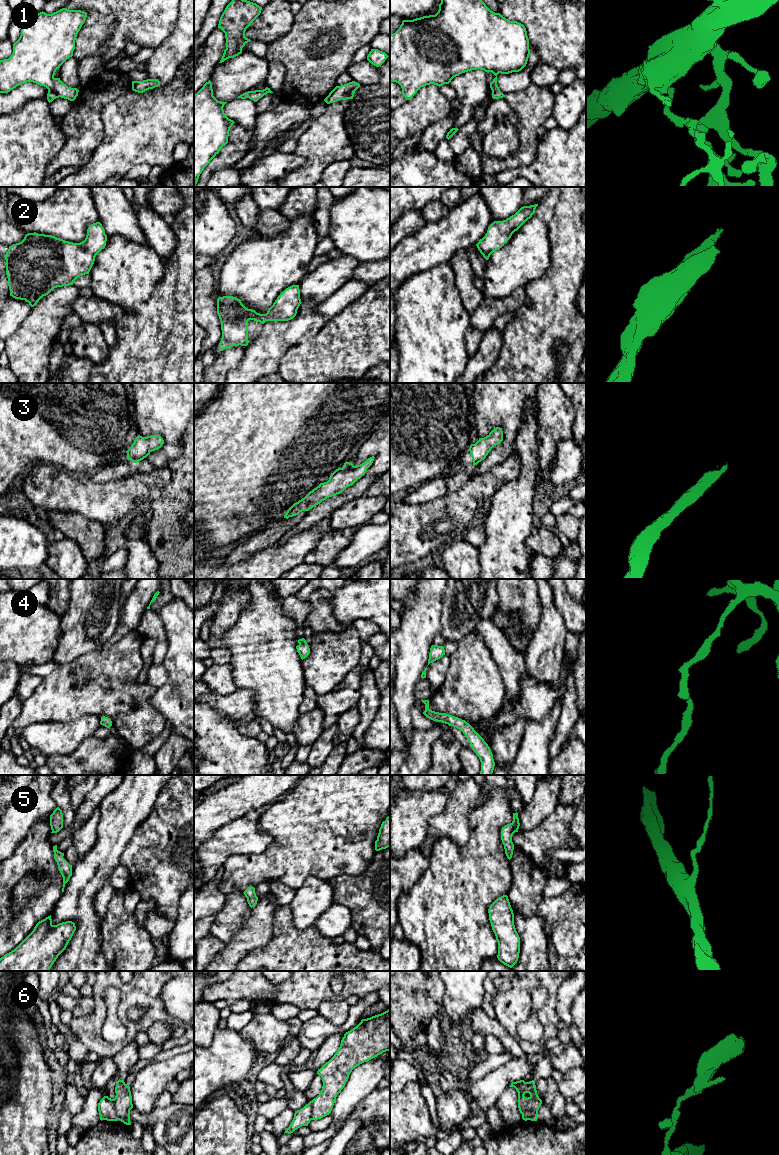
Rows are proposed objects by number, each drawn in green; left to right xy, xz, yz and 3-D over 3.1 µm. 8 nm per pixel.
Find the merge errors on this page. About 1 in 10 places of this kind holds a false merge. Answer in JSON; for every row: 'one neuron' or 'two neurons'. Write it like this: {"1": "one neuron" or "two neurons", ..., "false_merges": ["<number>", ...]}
{"1": "one neuron", "2": "one neuron", "3": "one neuron", "4": "one neuron", "5": "one neuron", "6": "two neurons", "false_merges": ["6"]}

